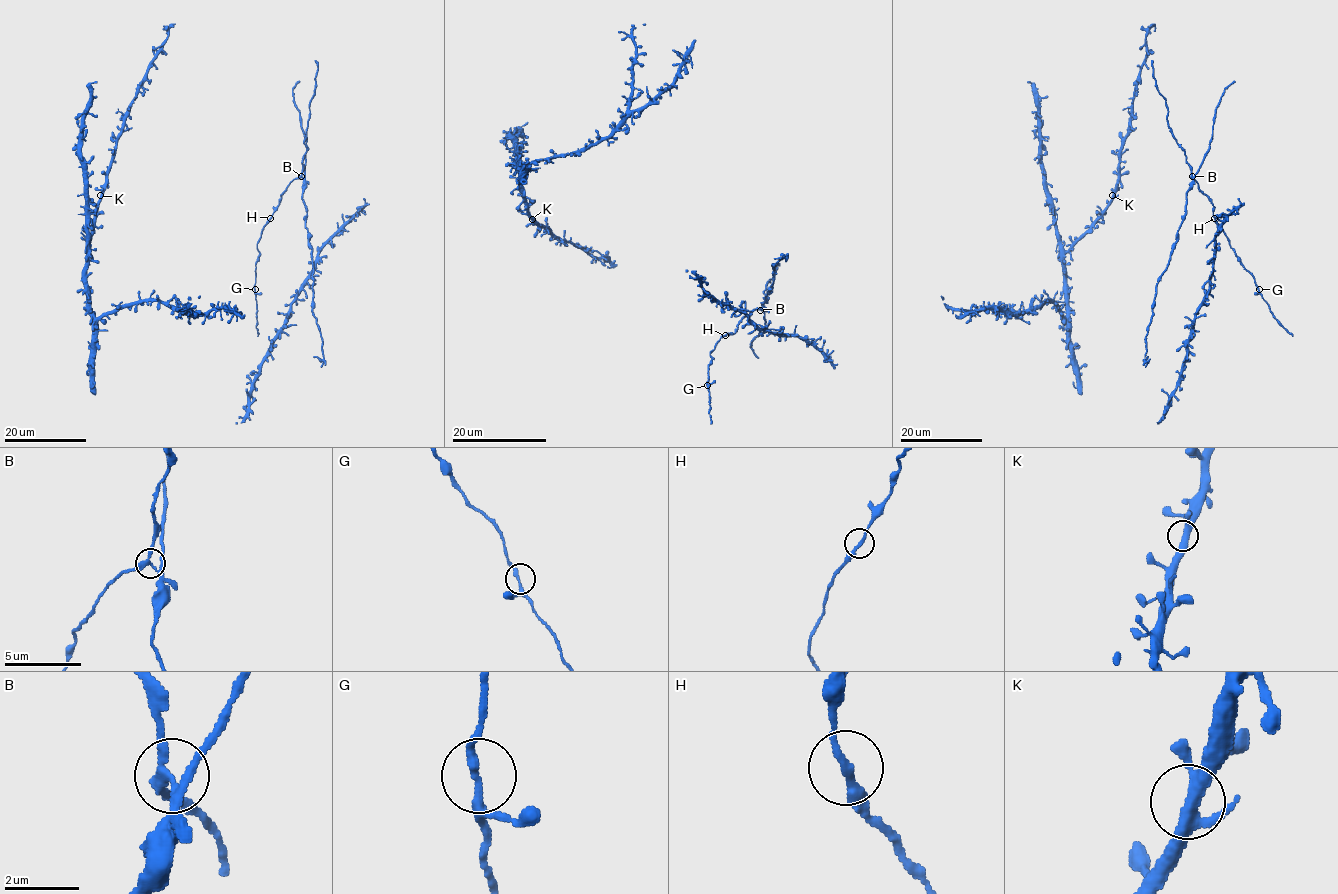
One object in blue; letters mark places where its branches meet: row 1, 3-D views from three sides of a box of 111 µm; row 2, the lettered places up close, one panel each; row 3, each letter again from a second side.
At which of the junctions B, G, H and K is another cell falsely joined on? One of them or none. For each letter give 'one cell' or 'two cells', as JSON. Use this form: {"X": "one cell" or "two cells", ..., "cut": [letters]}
{"B": "two cells", "G": "one cell", "H": "one cell", "K": "one cell", "cut": ["B"]}

